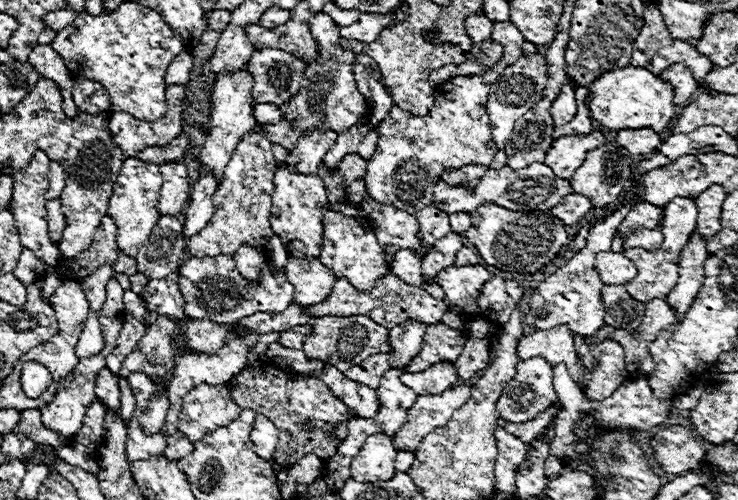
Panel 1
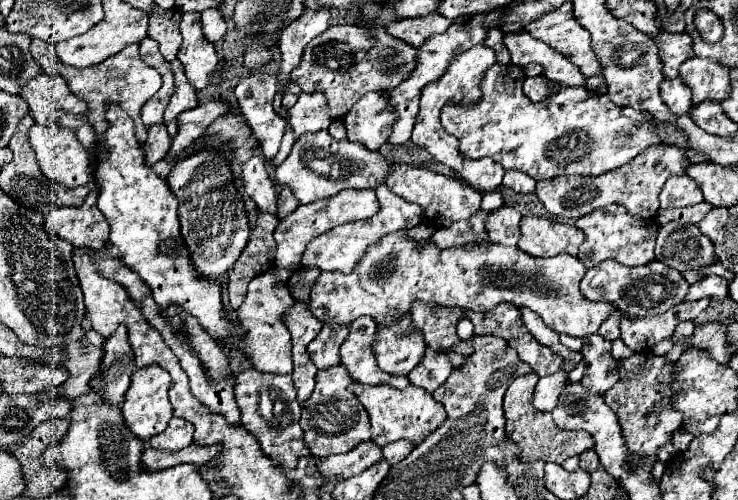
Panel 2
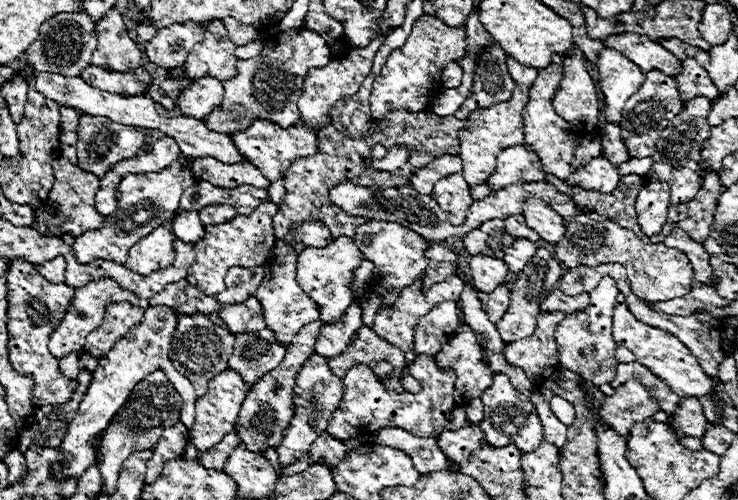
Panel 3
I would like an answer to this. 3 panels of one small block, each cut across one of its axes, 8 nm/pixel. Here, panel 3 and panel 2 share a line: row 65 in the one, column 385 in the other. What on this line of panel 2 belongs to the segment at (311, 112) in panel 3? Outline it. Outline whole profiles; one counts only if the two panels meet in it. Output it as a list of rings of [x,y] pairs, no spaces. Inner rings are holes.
[[[410,314],[402,318],[398,326],[378,326],[378,338],[374,342],[374,354],[378,366],[392,376],[408,376],[408,372],[422,360],[426,344],[420,332],[410,332]]]

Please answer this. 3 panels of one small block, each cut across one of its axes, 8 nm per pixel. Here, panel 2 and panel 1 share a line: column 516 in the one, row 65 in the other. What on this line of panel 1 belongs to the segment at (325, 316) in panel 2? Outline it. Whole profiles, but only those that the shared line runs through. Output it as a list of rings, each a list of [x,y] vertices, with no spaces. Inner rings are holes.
[[[262,48],[260,52],[252,52],[248,70],[254,78],[252,96],[256,104],[284,104],[302,88],[302,76],[306,64],[280,50]]]

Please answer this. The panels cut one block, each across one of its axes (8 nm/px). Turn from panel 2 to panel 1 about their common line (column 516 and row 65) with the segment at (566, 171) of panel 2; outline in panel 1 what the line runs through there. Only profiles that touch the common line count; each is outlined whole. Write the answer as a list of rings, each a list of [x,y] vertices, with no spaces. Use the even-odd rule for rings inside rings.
[[[124,2],[110,16],[80,12],[68,28],[56,32],[50,46],[62,56],[70,74],[88,76],[108,88],[112,112],[128,112],[138,120],[156,122],[166,112],[166,70],[184,42],[158,12],[136,2]]]

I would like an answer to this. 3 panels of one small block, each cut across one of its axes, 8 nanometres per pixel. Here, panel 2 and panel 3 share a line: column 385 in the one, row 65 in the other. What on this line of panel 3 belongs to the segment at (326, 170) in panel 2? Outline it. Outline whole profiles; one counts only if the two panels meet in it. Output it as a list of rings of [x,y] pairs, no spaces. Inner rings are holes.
[[[186,20],[182,24],[172,24],[158,30],[150,42],[144,44],[146,58],[166,70],[184,66],[194,44],[204,40],[204,24]]]

